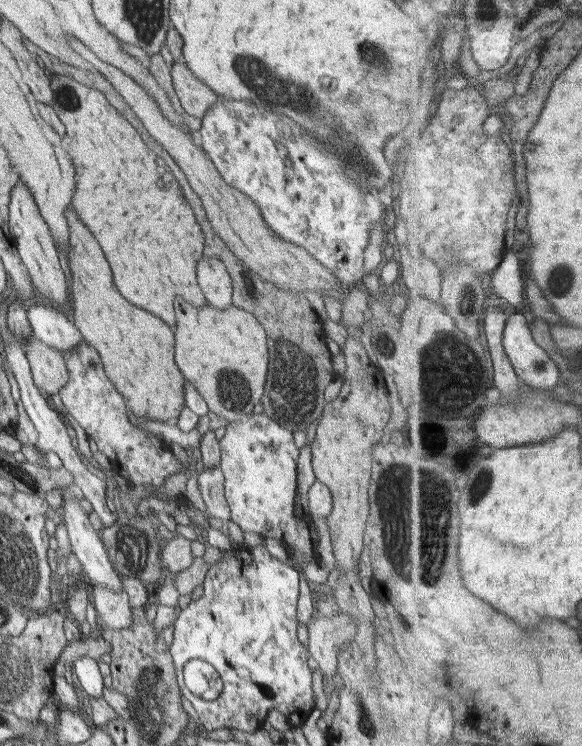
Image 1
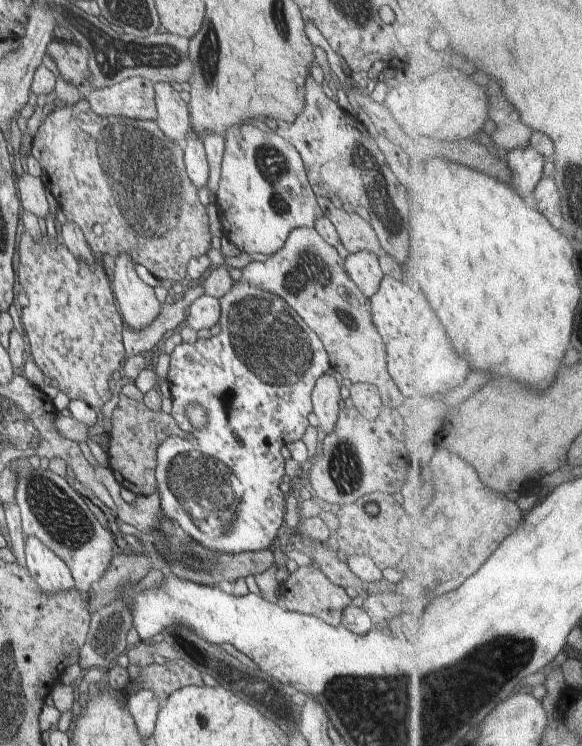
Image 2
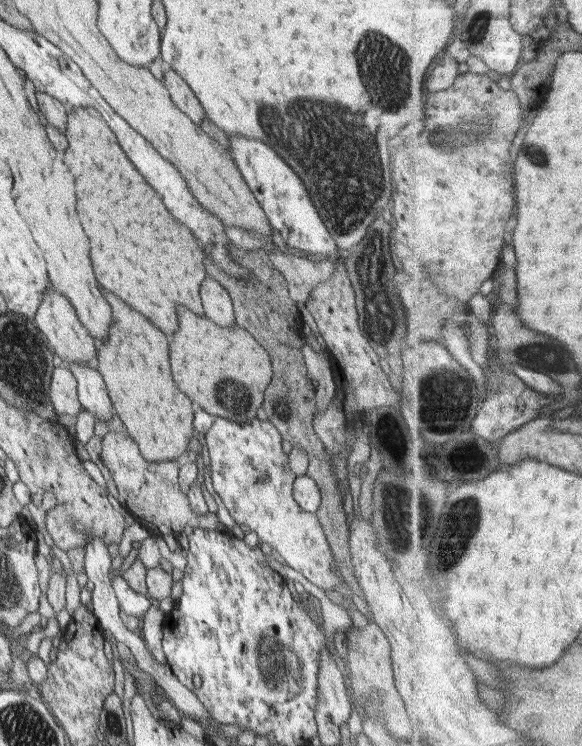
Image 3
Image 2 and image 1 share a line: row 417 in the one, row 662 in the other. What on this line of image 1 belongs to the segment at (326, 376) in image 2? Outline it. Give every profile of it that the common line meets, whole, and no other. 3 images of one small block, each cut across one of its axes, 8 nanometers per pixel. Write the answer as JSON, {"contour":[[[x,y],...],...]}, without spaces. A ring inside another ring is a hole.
{"contour":[[[341,612],[330,617],[320,614],[307,623],[309,654],[317,674],[326,680],[336,677],[340,645],[354,638],[356,626],[351,620]]]}

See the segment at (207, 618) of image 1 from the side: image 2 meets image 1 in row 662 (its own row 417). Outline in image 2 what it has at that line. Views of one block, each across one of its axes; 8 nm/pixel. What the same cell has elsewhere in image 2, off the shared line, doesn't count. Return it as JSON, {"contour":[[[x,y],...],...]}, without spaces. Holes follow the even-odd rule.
{"contour":[[[236,281],[232,285],[232,288],[221,298],[219,299],[221,304],[221,332],[218,335],[211,336],[209,339],[197,339],[195,342],[187,343],[183,342],[180,345],[176,346],[174,351],[171,353],[171,359],[169,364],[169,371],[167,372],[167,381],[170,385],[171,390],[171,400],[173,402],[172,408],[172,419],[176,424],[184,430],[184,432],[188,432],[191,437],[188,440],[181,439],[179,437],[170,437],[166,434],[163,435],[162,441],[160,442],[160,446],[157,448],[157,467],[155,470],[155,477],[157,480],[162,516],[166,519],[169,519],[173,523],[177,523],[177,525],[189,536],[192,537],[196,542],[199,542],[204,548],[207,548],[208,551],[213,551],[214,553],[224,553],[228,555],[234,555],[236,553],[242,553],[245,551],[266,551],[269,550],[272,544],[276,544],[278,537],[281,532],[285,528],[285,500],[284,493],[280,490],[280,483],[282,483],[286,479],[284,467],[285,467],[285,459],[282,457],[280,450],[282,450],[282,446],[288,445],[289,443],[293,443],[294,441],[300,440],[302,435],[304,434],[308,425],[313,423],[312,412],[313,412],[313,402],[311,401],[311,394],[315,385],[315,382],[327,372],[328,369],[332,368],[330,364],[330,359],[325,349],[325,346],[322,344],[322,341],[314,334],[314,332],[309,328],[309,326],[300,318],[300,315],[284,300],[282,300],[278,295],[274,293],[270,293],[267,290],[261,289],[260,287],[251,285],[248,281]],[[190,403],[194,403],[196,405],[202,405],[208,413],[209,423],[205,429],[197,429],[194,428],[190,421],[186,418],[185,408]]]}

